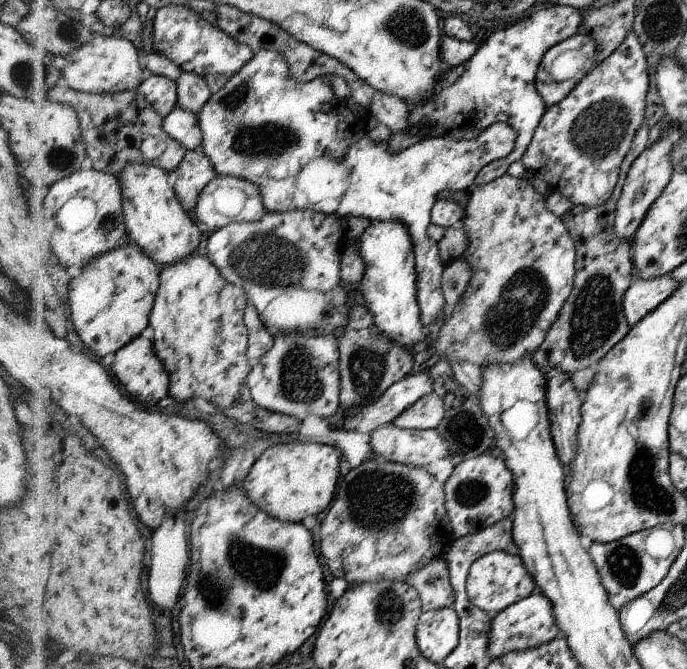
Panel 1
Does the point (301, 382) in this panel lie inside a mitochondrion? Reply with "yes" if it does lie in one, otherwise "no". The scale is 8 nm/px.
yes

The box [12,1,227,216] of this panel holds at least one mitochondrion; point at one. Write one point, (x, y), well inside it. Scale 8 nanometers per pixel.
(59, 158)

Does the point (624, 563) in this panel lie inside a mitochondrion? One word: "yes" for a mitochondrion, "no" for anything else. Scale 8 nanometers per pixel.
yes

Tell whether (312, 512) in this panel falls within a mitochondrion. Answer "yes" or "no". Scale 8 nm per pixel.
no

